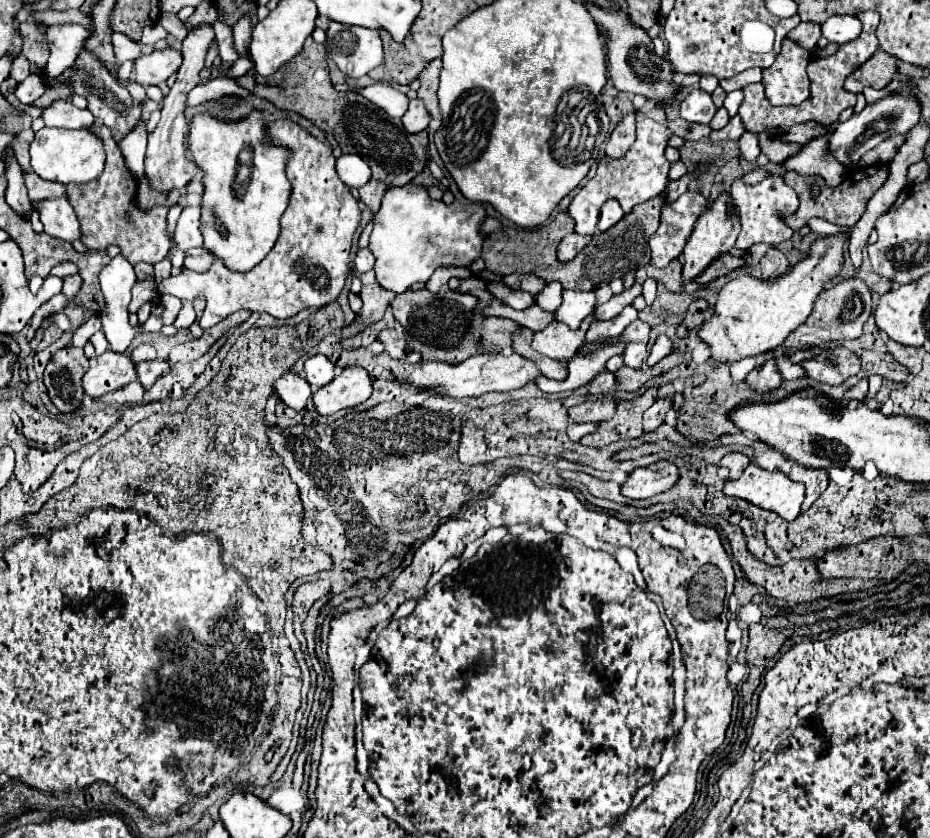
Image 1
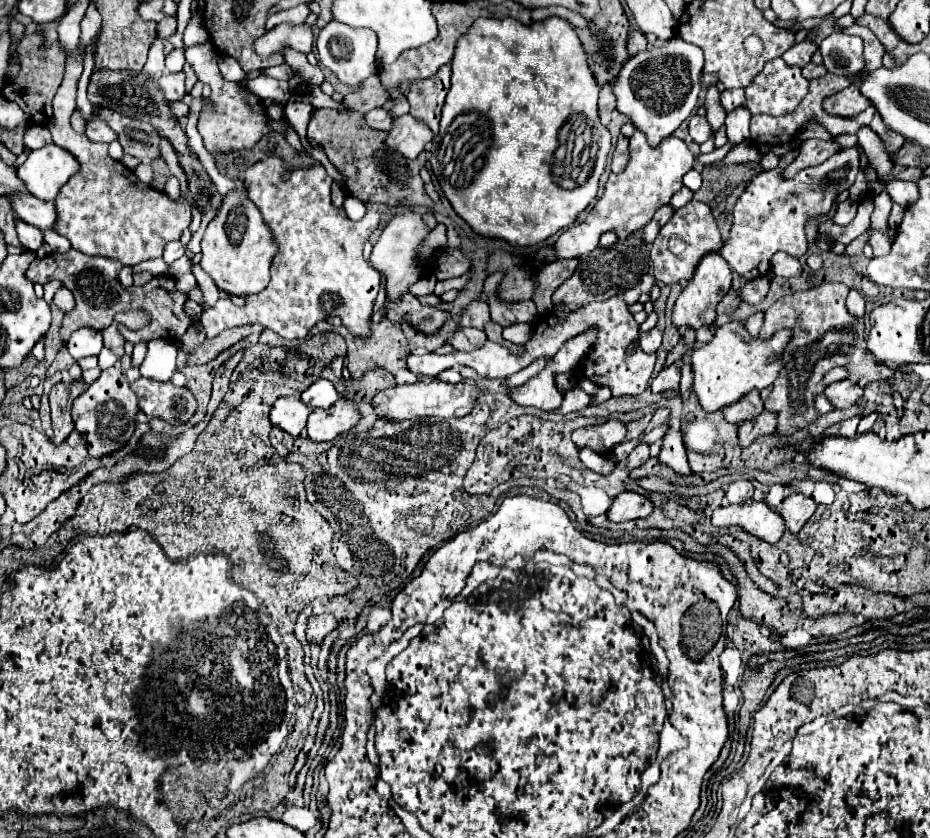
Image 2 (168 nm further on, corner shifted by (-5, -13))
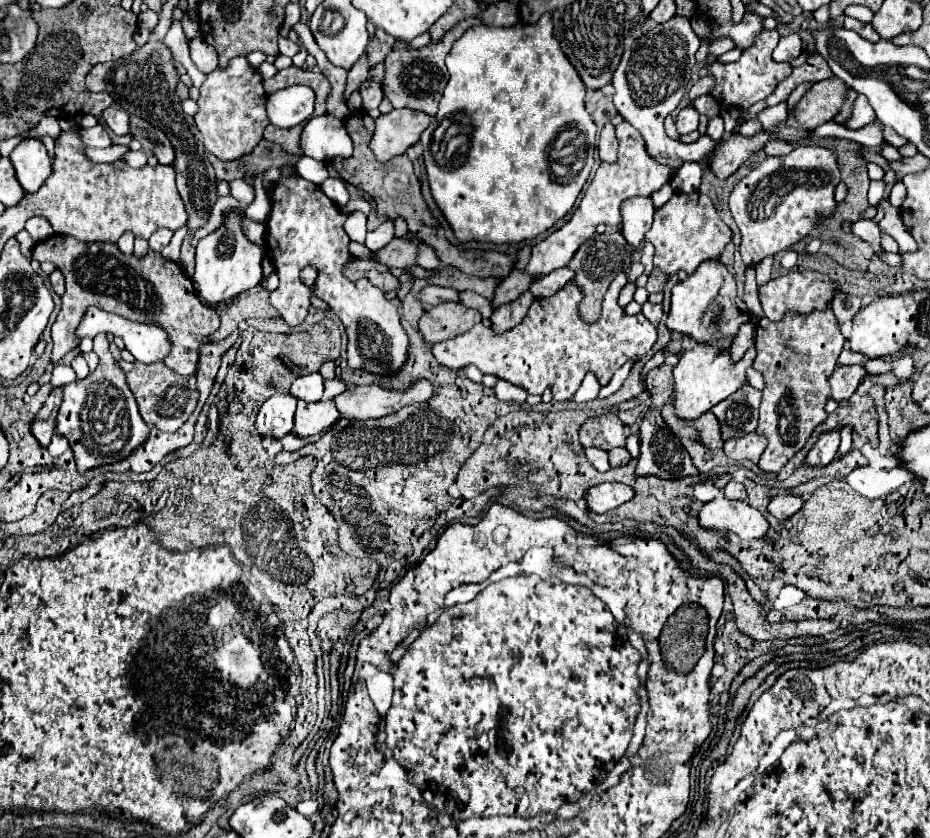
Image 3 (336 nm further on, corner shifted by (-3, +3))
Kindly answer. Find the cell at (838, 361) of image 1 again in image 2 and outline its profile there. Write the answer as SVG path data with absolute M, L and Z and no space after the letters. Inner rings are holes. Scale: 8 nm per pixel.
M842 380L842 382L832 382L826 390L824 396L836 406L836 408L850 408L858 402L862 396L862 388L854 384L852 380Z

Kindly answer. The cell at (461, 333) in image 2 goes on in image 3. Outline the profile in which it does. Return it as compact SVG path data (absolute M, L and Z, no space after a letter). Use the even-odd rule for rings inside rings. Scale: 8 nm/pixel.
M444 302L424 312L420 318L420 332L426 342L434 344L468 332L480 320L482 316L472 308L466 308L460 302Z

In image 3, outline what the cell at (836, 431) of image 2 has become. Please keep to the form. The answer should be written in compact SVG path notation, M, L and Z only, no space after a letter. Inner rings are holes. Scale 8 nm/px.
M834 428L830 432L820 434L818 440L816 440L816 444L812 446L812 450L806 456L806 464L818 466L818 464L832 462L838 446L840 446L840 428Z

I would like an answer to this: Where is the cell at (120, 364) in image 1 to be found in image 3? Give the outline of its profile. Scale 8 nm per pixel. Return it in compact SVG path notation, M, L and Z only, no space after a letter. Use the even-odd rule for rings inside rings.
M106 334L94 338L94 352L100 356L98 368L88 378L64 386L64 400L56 420L56 430L70 440L78 472L126 458L148 436L148 426L142 420L136 398L126 384L126 374L110 354Z

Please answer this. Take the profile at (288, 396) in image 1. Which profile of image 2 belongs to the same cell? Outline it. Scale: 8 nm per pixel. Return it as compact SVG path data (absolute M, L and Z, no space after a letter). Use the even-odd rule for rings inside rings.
M286 396L286 398L274 402L274 406L270 410L270 424L278 426L280 430L284 430L292 438L296 438L304 430L308 414L310 414L310 410L304 408L304 404L300 404L300 398Z

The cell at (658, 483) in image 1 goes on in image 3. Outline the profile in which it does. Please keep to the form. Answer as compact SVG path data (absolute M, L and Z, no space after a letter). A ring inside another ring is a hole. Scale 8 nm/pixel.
M604 482L604 484L598 484L586 492L588 508L596 514L614 510L632 498L634 498L634 488L620 484L620 482Z

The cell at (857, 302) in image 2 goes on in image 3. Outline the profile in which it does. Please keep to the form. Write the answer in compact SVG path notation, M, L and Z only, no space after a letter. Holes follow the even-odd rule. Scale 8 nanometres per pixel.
M838 292L838 296L834 296L832 304L834 304L834 312L836 312L836 318L840 320L840 324L852 320L856 316L856 312L862 308L860 298L846 294L846 292Z

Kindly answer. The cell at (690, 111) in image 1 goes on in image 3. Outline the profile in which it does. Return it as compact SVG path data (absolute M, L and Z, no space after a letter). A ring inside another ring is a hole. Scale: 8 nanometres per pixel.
M688 104L686 108L682 108L680 114L678 114L678 118L676 118L678 132L680 134L688 134L688 132L696 130L698 128L698 118L700 118L700 114L698 114L698 110L692 104Z

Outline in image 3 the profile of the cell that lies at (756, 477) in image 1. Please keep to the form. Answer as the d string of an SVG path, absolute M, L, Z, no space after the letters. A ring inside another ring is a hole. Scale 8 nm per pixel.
M714 498L702 506L698 518L704 528L734 532L742 540L762 538L770 528L764 514L744 500Z

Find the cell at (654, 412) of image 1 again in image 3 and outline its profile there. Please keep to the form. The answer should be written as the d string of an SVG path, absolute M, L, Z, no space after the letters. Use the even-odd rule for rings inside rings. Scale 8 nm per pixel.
M614 448L608 452L612 466L624 466L630 462L630 452L626 448Z

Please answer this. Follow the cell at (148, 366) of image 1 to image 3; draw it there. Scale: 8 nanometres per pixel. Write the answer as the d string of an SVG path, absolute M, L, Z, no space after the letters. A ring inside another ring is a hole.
M134 362L134 370L128 372L126 378L128 378L130 390L136 396L138 410L140 410L144 422L158 426L164 432L178 430L188 420L192 410L196 408L198 392L194 388L190 388L188 378L186 376L178 376L174 370L170 370L162 362L156 362L156 364Z

